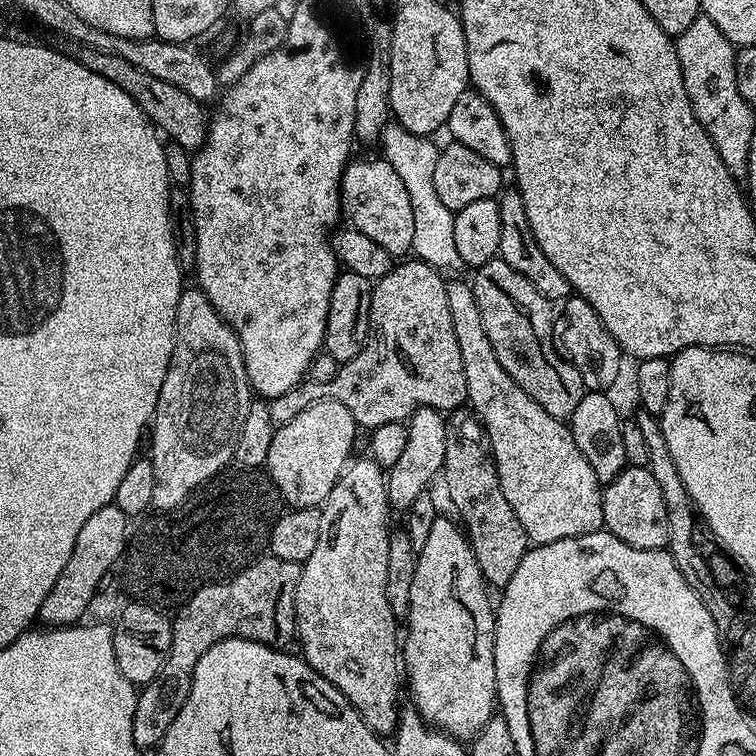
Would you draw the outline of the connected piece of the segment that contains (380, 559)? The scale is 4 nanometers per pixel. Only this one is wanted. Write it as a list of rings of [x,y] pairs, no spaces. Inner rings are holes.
[[[353,459],[325,498],[320,513],[320,533],[314,554],[304,561],[296,587],[296,636],[302,658],[322,678],[326,678],[358,710],[358,714],[381,738],[395,733],[402,703],[402,664],[398,659],[396,615],[386,602],[386,558],[388,557],[388,481],[385,469],[375,460]]]

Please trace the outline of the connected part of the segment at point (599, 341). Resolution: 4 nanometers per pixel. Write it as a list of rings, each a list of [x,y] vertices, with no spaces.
[[[575,294],[563,301],[552,322],[552,339],[556,341],[560,355],[576,367],[587,391],[607,393],[612,390],[608,388],[614,387],[620,376],[622,353],[590,302]]]

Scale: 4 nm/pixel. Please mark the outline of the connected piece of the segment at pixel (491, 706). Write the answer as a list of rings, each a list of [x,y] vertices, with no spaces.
[[[444,514],[437,515],[434,527],[426,538],[426,546],[422,546],[417,555],[406,621],[408,637],[402,640],[402,660],[406,665],[406,688],[412,691],[411,707],[427,724],[461,742],[468,742],[482,726],[486,726],[498,708],[494,674],[496,614],[493,601],[492,604],[488,601],[489,585],[480,572],[468,537],[458,527],[457,521],[452,520],[447,520]]]

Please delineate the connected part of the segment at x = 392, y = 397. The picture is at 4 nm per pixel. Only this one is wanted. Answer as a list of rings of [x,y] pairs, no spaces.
[[[408,259],[400,262],[405,264],[397,263],[384,277],[373,283],[368,337],[358,354],[341,365],[331,383],[326,385],[327,397],[346,406],[357,425],[363,429],[375,430],[390,422],[405,421],[418,408],[450,412],[460,405],[464,406],[467,401],[466,376],[458,340],[454,338],[450,302],[446,302],[448,285],[445,277],[440,277],[443,275],[425,260]]]

